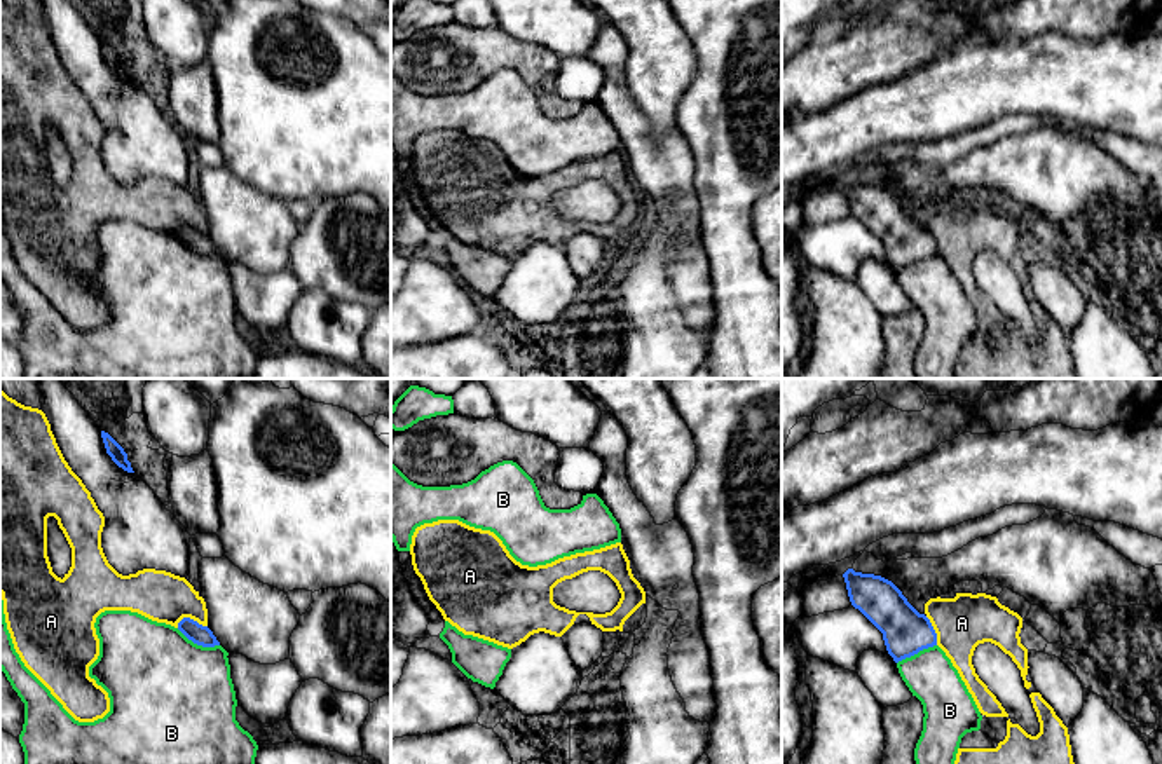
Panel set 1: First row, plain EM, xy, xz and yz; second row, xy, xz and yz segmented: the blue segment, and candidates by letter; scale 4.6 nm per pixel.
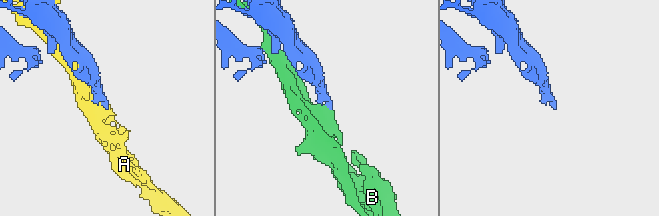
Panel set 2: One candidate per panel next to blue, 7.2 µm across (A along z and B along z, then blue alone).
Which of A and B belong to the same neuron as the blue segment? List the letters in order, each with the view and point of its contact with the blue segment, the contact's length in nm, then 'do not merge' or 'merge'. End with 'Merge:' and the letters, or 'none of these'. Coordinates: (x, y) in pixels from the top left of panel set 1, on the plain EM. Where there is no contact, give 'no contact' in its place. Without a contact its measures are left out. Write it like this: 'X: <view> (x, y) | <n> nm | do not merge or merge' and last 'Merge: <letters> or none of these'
A: xy (192, 229) | 140 nm | do not merge
B: xy (198, 253) | 220 nm | merge
Merge: B

